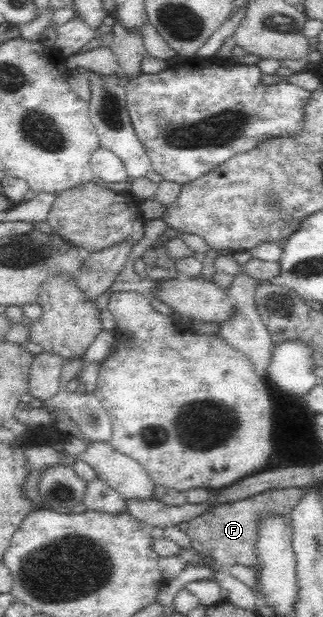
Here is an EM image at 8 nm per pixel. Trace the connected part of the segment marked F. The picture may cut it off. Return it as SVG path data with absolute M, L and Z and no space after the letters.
M287 487L287 489L269 489L257 495L249 495L245 499L237 499L231 503L221 503L209 507L205 513L197 515L188 522L186 534L189 536L190 545L217 560L222 568L232 565L246 565L255 567L256 555L254 545L256 529L269 514L291 514L293 507L301 501L306 487Z

